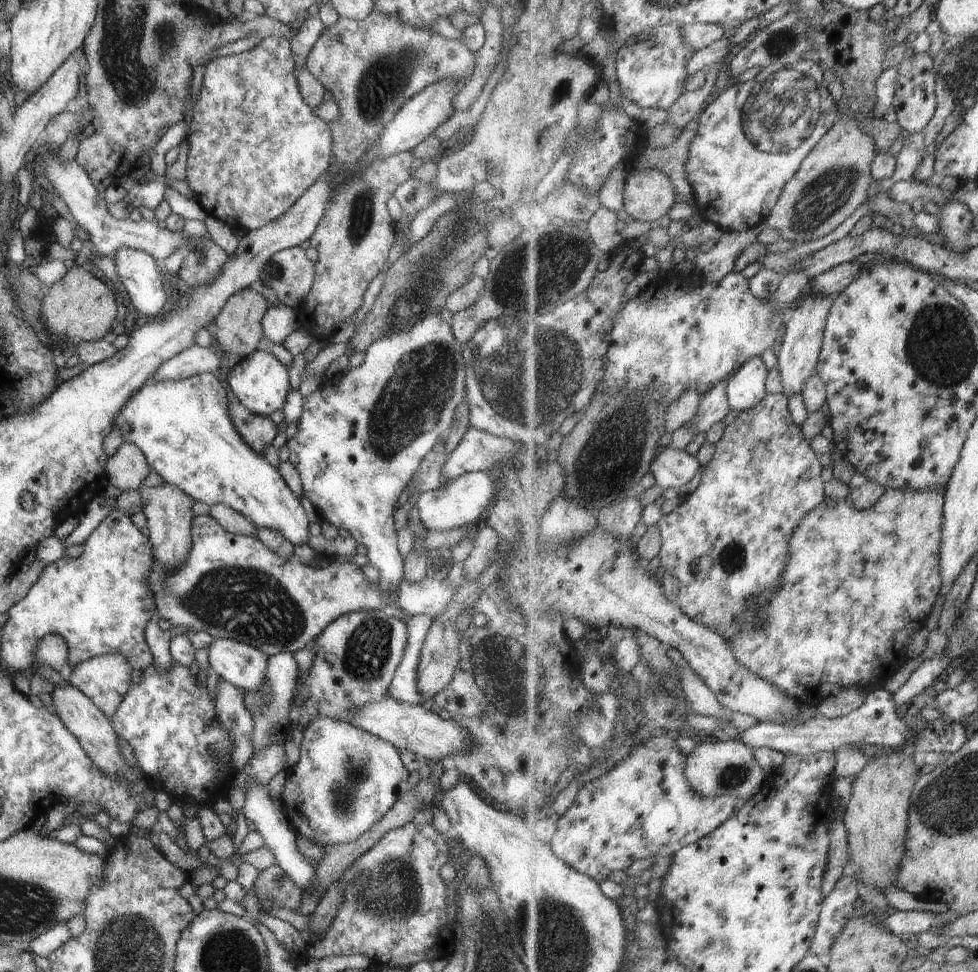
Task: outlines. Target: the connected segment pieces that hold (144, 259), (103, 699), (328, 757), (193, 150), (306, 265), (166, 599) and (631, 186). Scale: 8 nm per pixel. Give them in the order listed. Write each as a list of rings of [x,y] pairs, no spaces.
[[[117,248],[111,259],[115,261],[115,272],[141,319],[163,316],[166,294],[159,263],[145,252],[131,248]]]
[[[103,654],[79,662],[65,677],[70,685],[111,719],[129,690],[131,671],[131,666],[121,658],[121,654]]]
[[[313,718],[302,729],[297,762],[286,771],[286,782],[279,796],[280,810],[296,836],[306,838],[308,843],[324,849],[354,842],[410,788],[407,783],[409,773],[403,768],[399,755],[397,748],[389,742],[355,728],[344,719]]]
[[[279,36],[263,38],[259,40],[259,44],[255,44],[249,50],[238,54],[215,57],[204,67],[205,74],[203,74],[203,82],[201,90],[199,90],[201,100],[197,99],[193,120],[191,120],[191,126],[187,130],[187,158],[185,158],[184,181],[193,193],[193,199],[208,216],[223,221],[231,228],[243,229],[246,232],[253,231],[284,214],[317,181],[317,178],[331,164],[333,140],[331,140],[327,124],[315,116],[312,110],[303,103],[299,95],[299,86],[296,80],[297,67],[293,59],[290,42],[285,38],[279,38]]]
[[[288,247],[275,252],[259,272],[258,282],[270,288],[279,302],[296,310],[304,302],[313,281],[313,264],[303,248]]]
[[[195,516],[192,519],[192,525],[190,526],[190,533],[193,534],[191,540],[191,547],[187,558],[181,562],[181,566],[177,566],[177,570],[165,570],[161,564],[157,562],[152,562],[151,570],[147,574],[147,584],[153,592],[153,605],[155,607],[155,616],[160,619],[163,618],[169,624],[172,624],[173,627],[176,626],[185,626],[193,631],[202,631],[206,634],[209,634],[213,639],[230,639],[246,646],[251,646],[260,652],[263,652],[268,658],[272,655],[281,653],[281,652],[293,652],[299,651],[309,640],[314,640],[320,633],[321,630],[325,629],[325,626],[328,626],[335,618],[341,616],[341,614],[346,614],[347,612],[354,612],[357,610],[370,610],[370,609],[381,609],[383,610],[387,600],[389,600],[389,594],[383,594],[381,588],[377,584],[369,584],[365,577],[362,574],[360,568],[357,568],[355,564],[352,564],[351,561],[339,562],[334,560],[323,560],[323,563],[319,565],[316,563],[316,560],[320,560],[317,554],[315,554],[315,559],[309,560],[310,565],[301,564],[297,557],[294,555],[289,556],[289,558],[283,560],[281,556],[273,554],[267,546],[263,546],[259,542],[258,538],[253,536],[237,536],[235,534],[229,534],[225,532],[221,526],[218,526],[215,523],[215,520],[211,516]]]
[[[637,170],[628,176],[624,191],[625,211],[633,220],[652,222],[667,216],[673,204],[677,203],[676,187],[669,176],[661,170]]]

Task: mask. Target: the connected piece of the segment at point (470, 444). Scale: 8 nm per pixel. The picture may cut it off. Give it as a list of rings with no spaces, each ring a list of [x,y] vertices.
[[[469,426],[441,466],[441,484],[469,472],[497,472],[506,449],[499,438]]]

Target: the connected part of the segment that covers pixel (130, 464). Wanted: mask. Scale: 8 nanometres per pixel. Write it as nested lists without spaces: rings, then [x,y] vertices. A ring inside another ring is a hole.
[[[123,442],[115,450],[115,454],[108,457],[104,470],[107,483],[118,488],[120,491],[141,489],[143,487],[142,483],[149,473],[145,456],[137,446],[129,442]]]

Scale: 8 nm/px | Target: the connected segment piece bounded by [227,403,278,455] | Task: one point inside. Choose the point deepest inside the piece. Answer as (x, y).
(256, 431)

